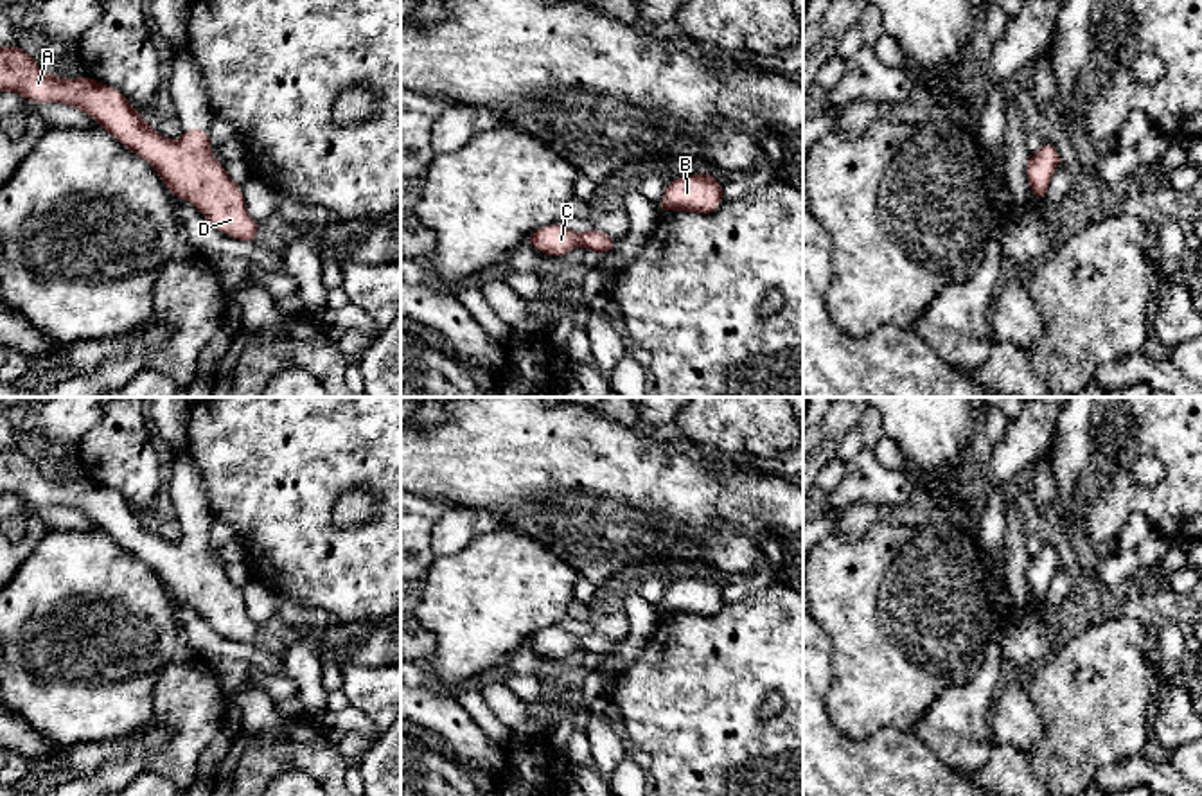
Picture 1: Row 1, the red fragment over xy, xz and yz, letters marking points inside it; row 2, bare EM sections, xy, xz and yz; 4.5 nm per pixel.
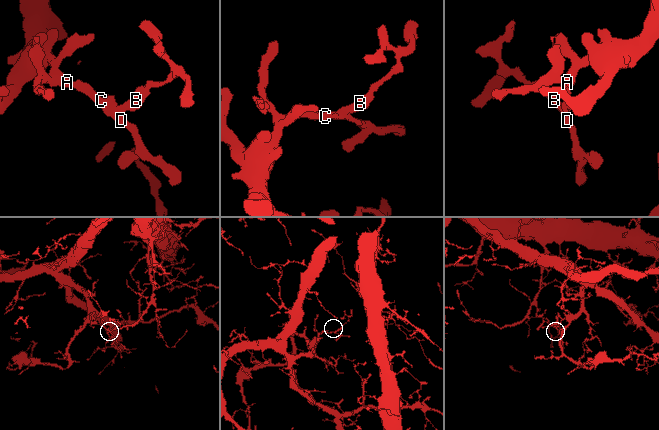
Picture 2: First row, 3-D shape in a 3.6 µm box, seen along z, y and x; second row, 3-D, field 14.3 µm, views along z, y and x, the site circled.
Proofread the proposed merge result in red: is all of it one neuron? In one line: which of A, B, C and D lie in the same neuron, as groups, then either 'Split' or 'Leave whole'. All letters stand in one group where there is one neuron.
Groups: A B C D. Leave whole

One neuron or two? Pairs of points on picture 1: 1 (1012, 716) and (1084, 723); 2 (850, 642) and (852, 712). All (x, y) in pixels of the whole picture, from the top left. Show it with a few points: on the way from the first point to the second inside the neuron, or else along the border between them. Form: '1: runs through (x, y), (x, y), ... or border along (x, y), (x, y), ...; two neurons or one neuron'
1: border along (1023, 681), (1042, 725), (1042, 737), (1028, 753); two neurons
2: runs through (854, 660), (854, 694); one neuron

